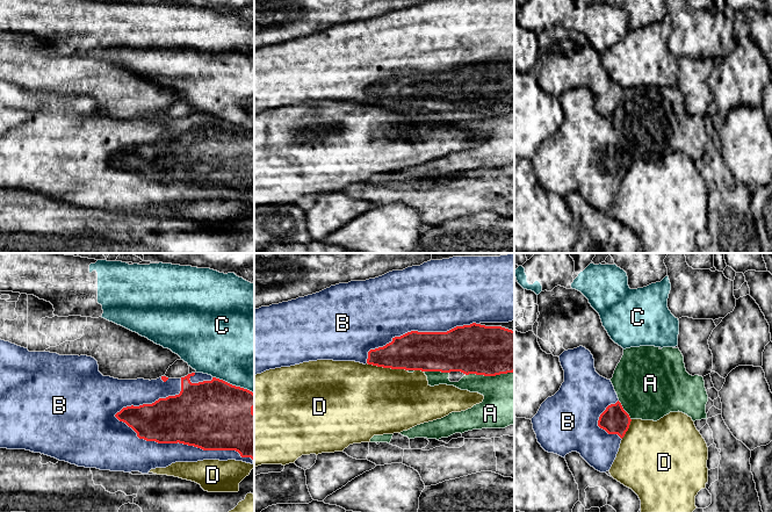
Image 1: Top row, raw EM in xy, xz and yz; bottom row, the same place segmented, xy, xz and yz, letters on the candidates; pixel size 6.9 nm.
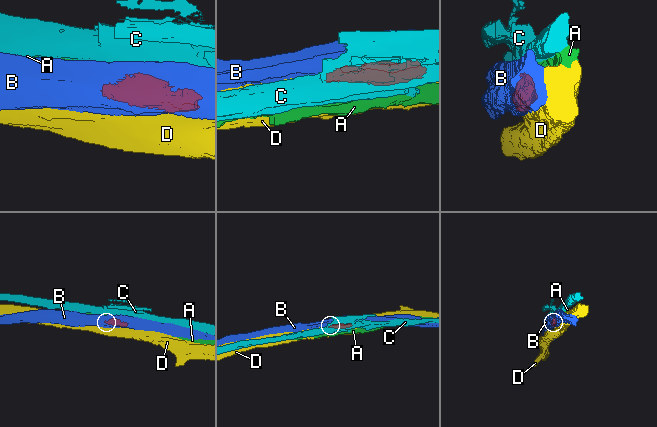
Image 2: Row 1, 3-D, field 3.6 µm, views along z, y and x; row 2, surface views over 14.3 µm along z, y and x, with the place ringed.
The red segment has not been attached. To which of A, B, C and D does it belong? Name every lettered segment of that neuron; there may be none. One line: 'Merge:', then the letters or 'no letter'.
Merge: B

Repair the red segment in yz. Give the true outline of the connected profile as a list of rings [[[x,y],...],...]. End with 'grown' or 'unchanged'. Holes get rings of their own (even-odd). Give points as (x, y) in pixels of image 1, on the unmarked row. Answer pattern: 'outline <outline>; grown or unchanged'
outline [[[579,86],[564,91],[558,98],[564,110],[564,122],[532,158],[537,182],[546,192],[562,197],[577,192],[596,210],[606,212],[616,197],[632,159],[619,142],[611,120],[596,111],[594,99],[589,89]]]; grown

